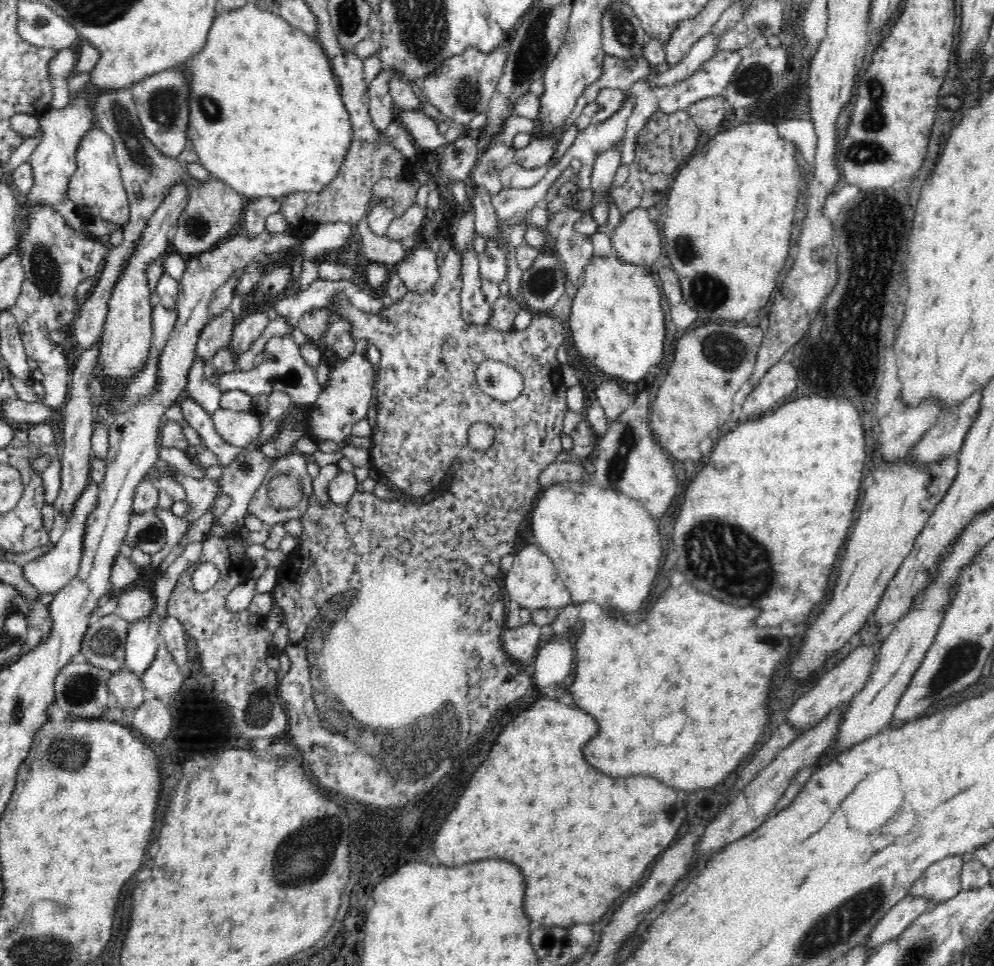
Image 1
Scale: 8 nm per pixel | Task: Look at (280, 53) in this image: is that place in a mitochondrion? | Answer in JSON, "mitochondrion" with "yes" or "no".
{"mitochondrion":"no"}

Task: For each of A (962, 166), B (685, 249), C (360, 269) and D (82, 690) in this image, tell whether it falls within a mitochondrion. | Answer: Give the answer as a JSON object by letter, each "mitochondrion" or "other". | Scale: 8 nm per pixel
{"A":"other","B":"mitochondrion","C":"other","D":"mitochondrion"}

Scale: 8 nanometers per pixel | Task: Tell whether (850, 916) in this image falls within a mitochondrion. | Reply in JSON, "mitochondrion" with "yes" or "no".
{"mitochondrion":"yes"}

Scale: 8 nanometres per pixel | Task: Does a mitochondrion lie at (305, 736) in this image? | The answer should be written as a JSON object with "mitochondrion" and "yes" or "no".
{"mitochondrion":"no"}

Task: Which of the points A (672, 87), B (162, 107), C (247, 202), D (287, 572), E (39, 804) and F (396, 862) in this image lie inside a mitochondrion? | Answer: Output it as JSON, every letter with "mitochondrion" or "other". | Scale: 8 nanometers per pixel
{"A":"other","B":"mitochondrion","C":"other","D":"other","E":"other","F":"other"}

